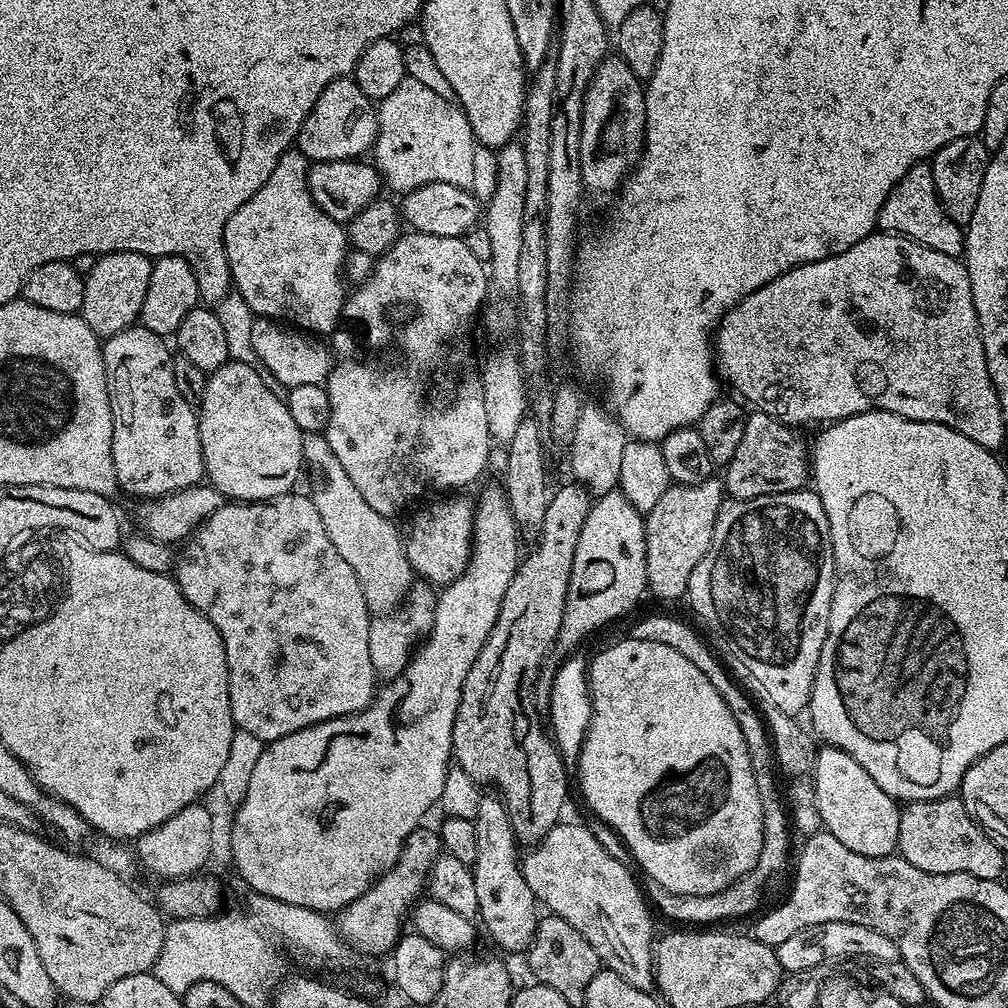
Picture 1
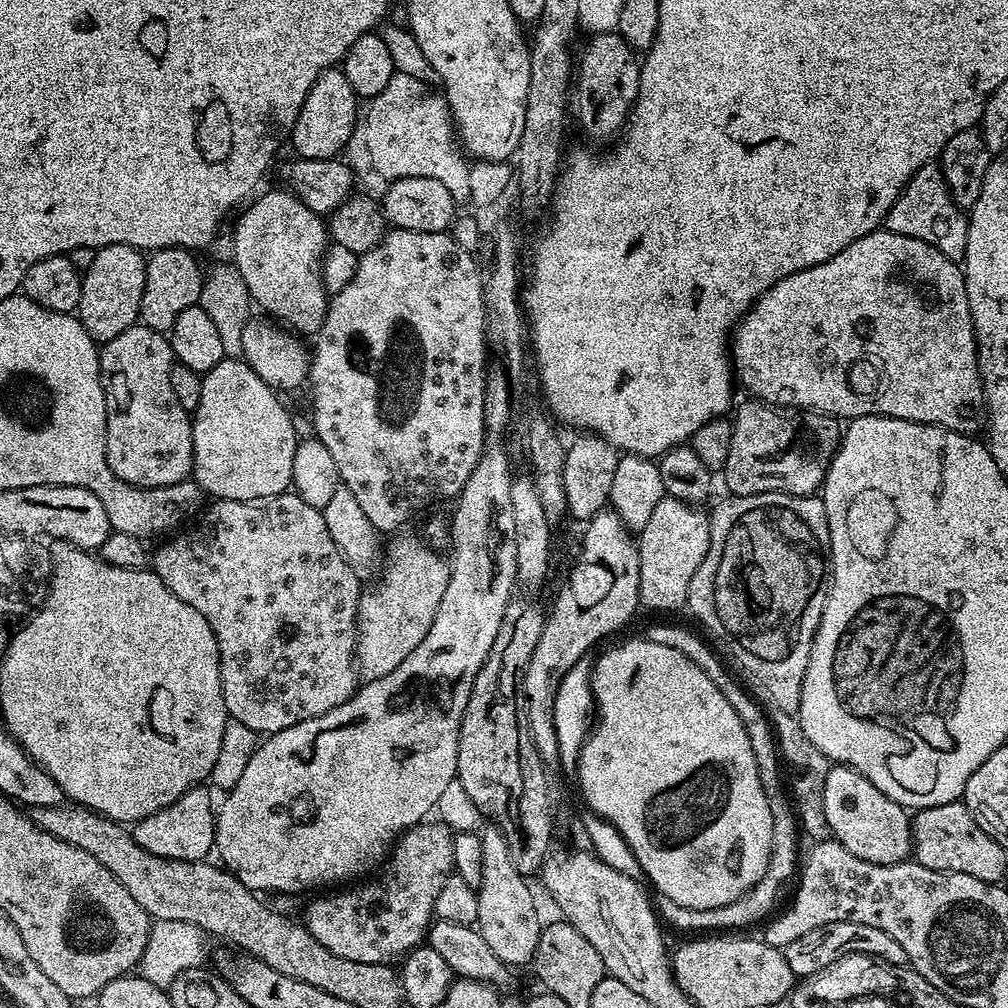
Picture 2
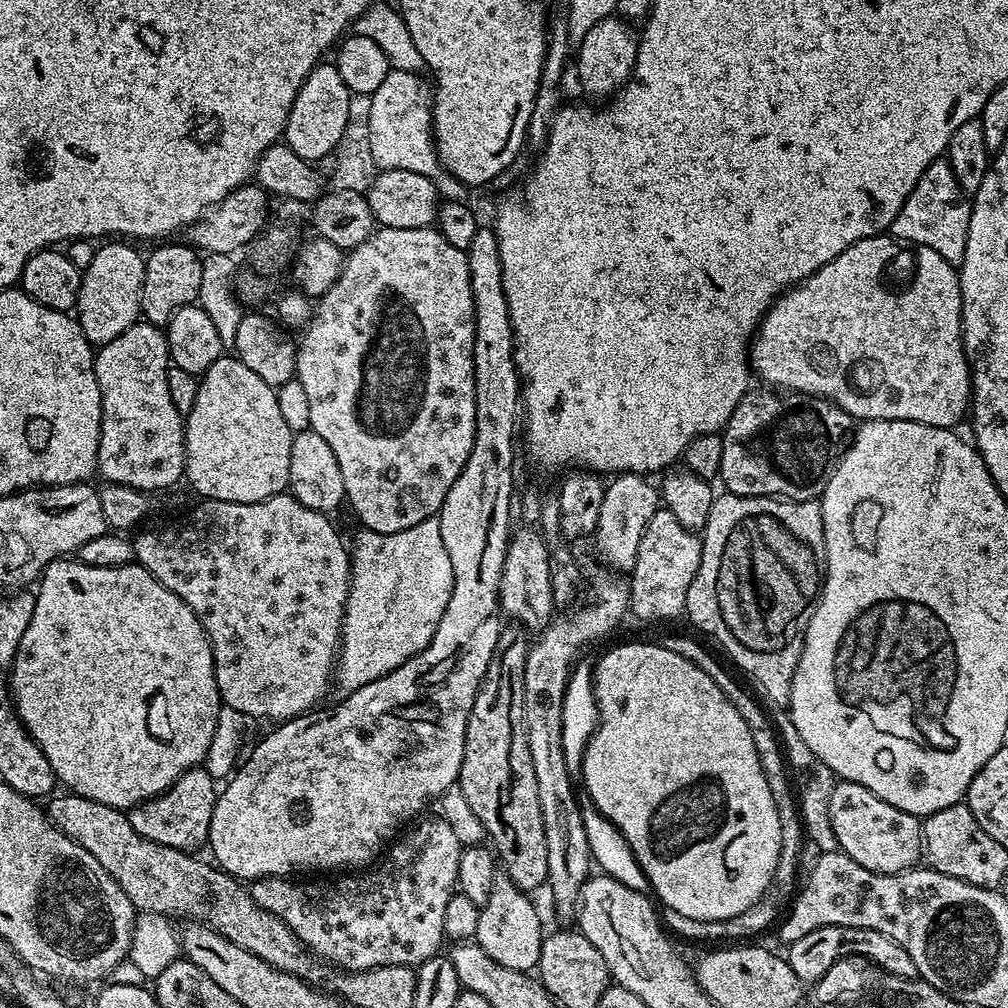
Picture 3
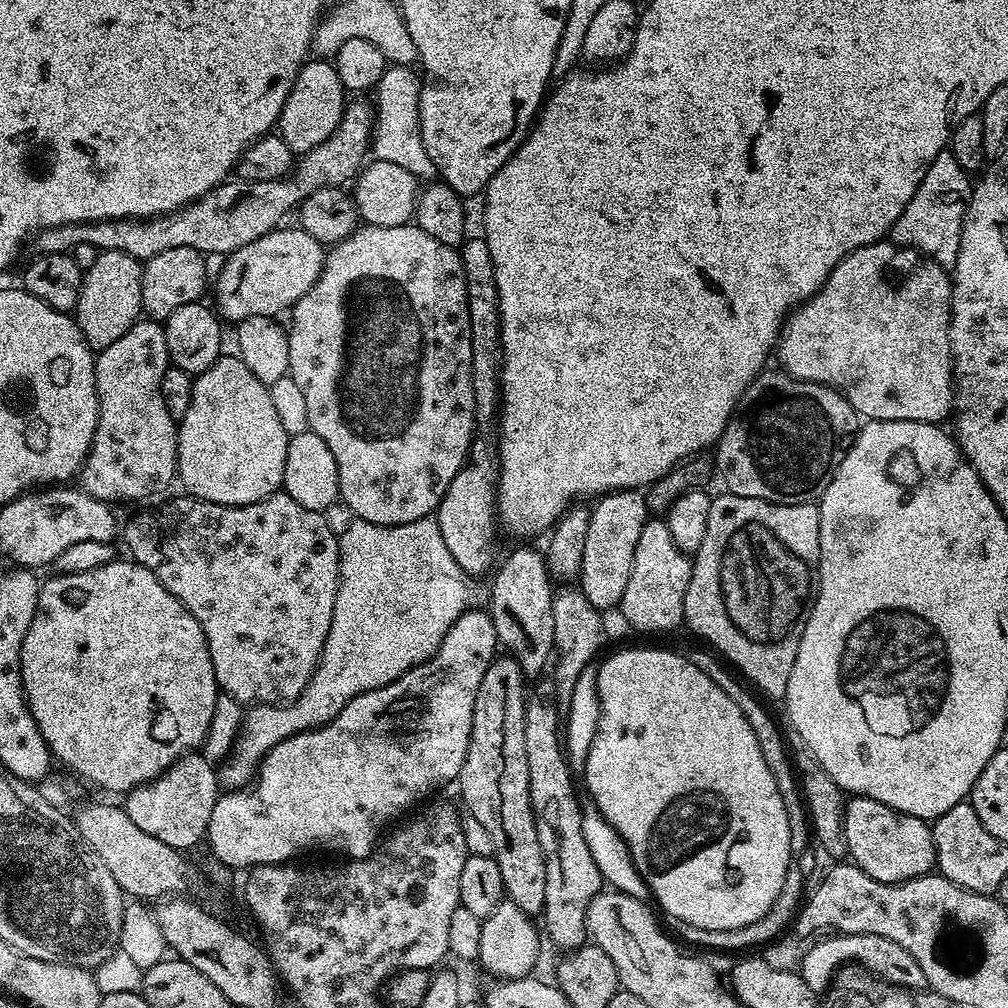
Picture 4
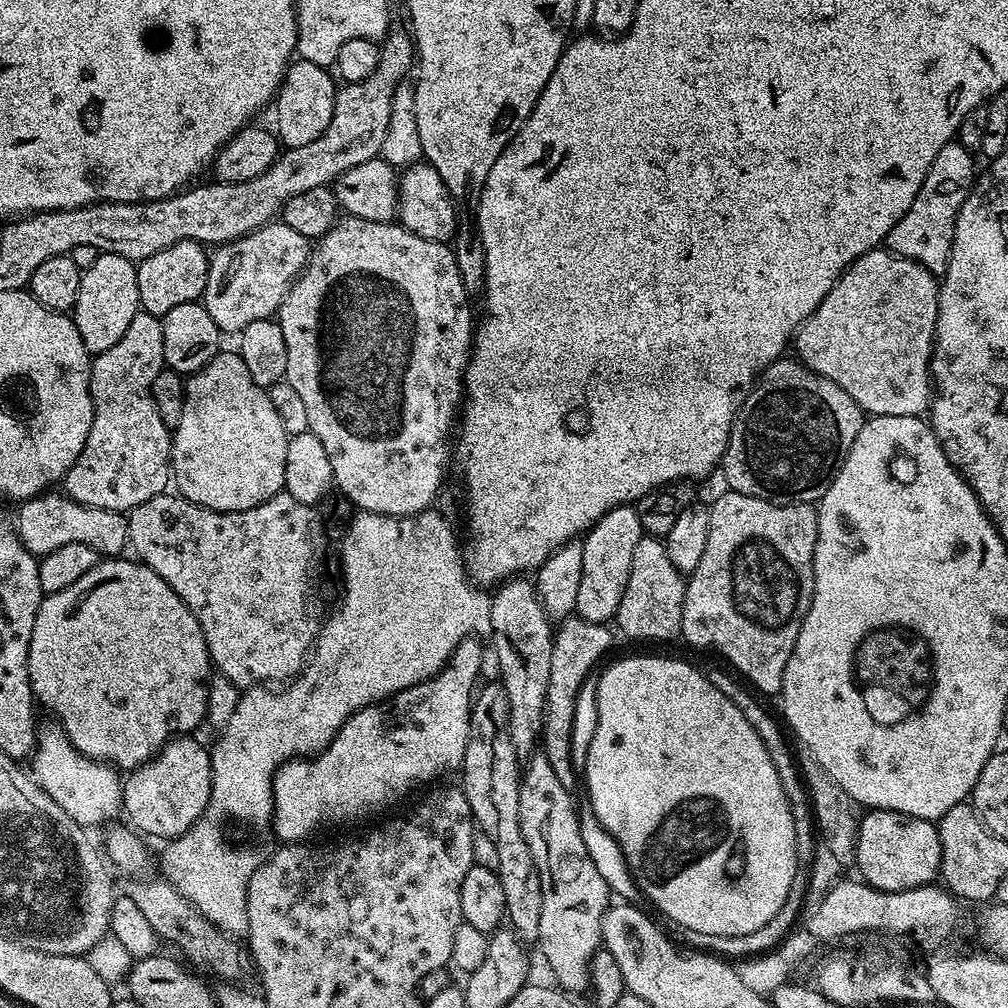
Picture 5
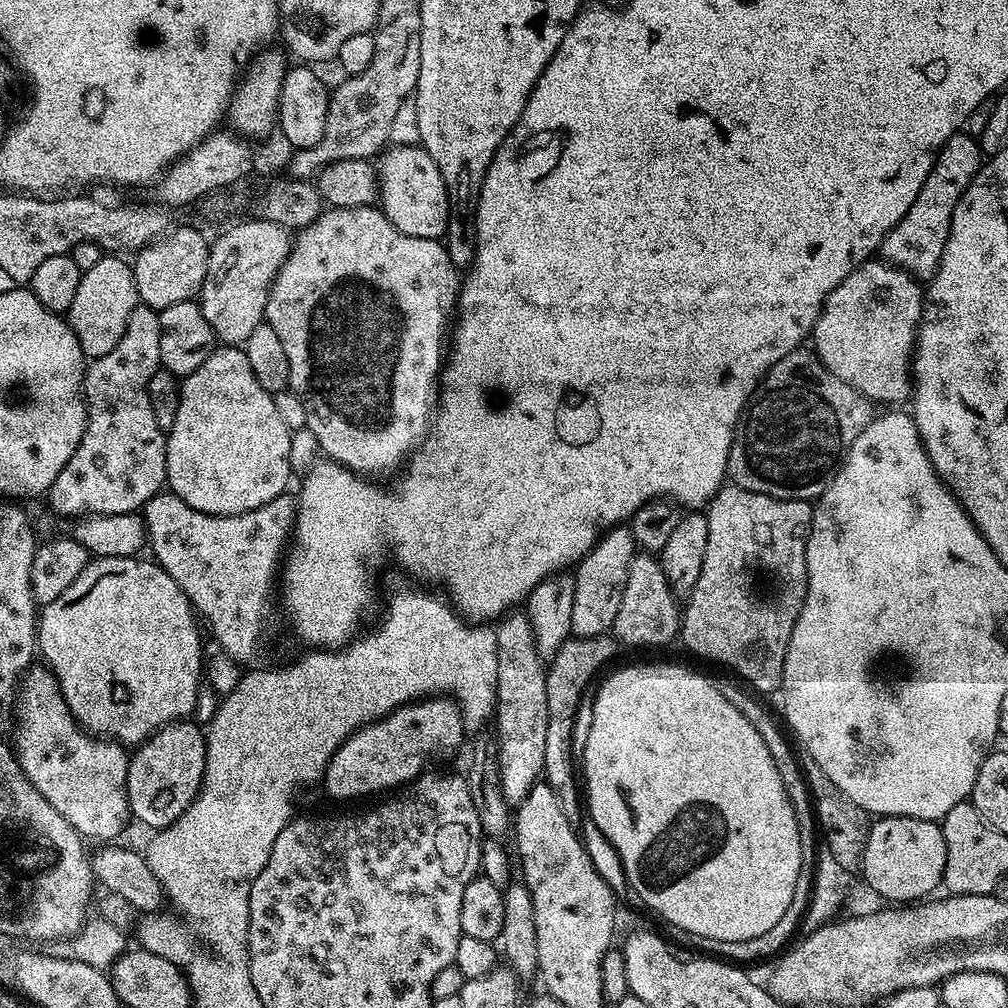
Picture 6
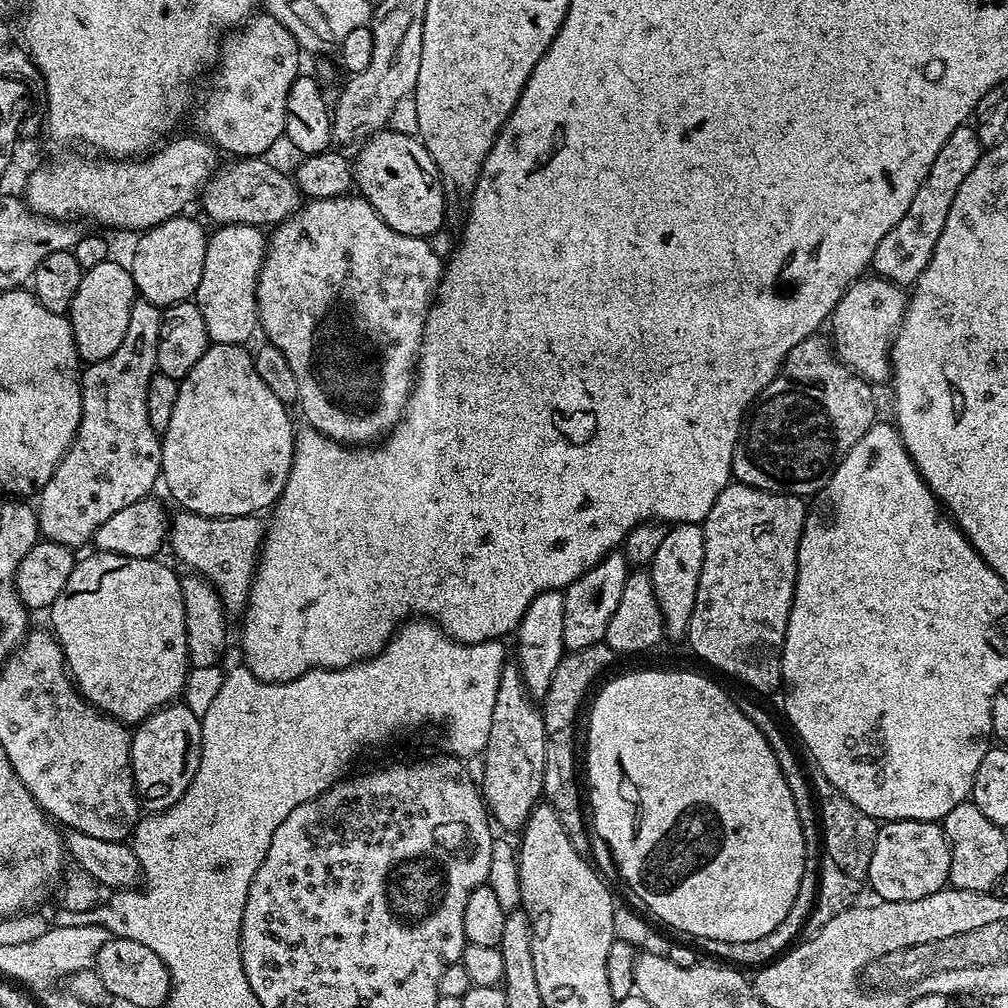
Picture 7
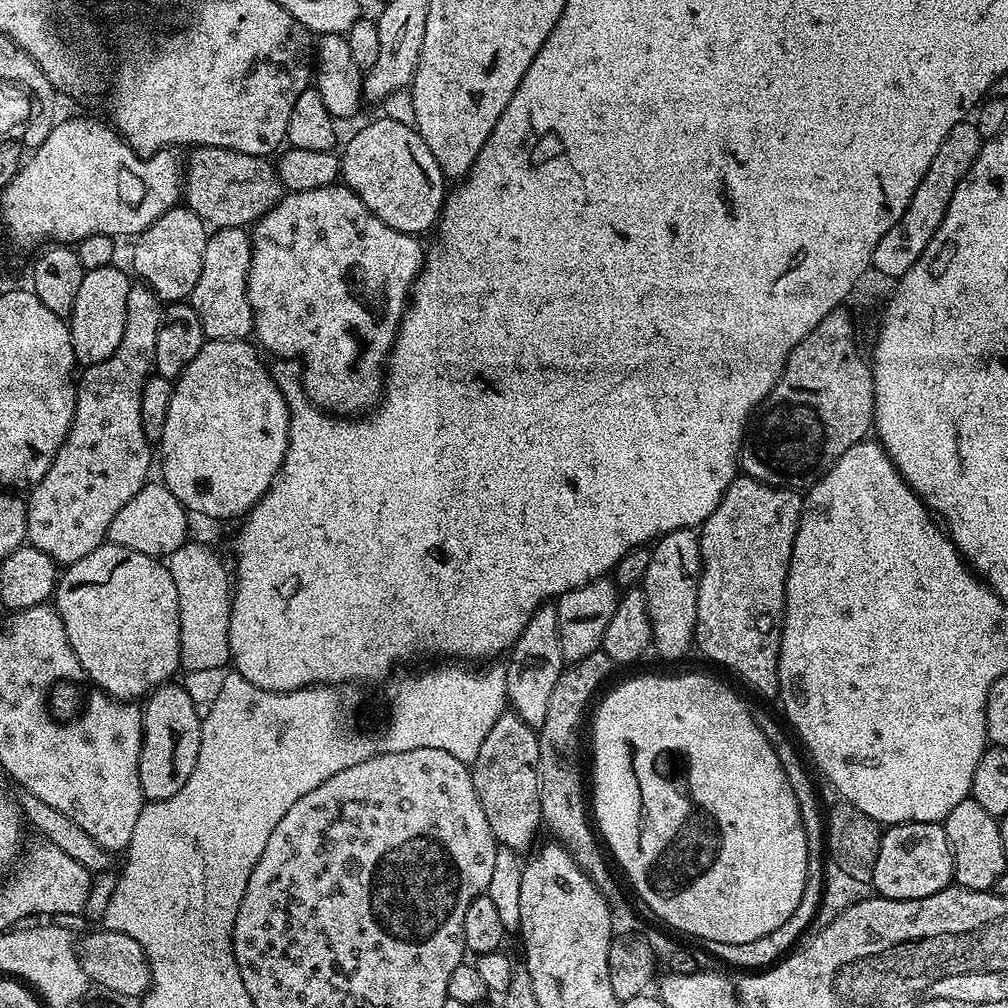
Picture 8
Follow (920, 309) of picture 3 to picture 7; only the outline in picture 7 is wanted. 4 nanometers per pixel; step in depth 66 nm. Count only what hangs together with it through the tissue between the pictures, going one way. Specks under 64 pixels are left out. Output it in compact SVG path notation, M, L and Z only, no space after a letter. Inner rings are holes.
M875 274L855 280L830 317L830 343L836 357L869 384L879 386L883 380L885 383L892 374L892 337L900 328L907 308L906 292L901 285Z

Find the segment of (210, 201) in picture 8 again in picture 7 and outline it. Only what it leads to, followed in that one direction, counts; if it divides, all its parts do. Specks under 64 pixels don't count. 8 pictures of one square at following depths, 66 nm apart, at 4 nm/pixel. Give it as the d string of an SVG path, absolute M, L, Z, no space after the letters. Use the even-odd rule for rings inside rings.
M236 158L233 164L221 163L213 176L205 184L198 204L213 220L213 225L249 224L255 228L275 226L294 215L302 207L300 187L295 179L279 172L264 158Z

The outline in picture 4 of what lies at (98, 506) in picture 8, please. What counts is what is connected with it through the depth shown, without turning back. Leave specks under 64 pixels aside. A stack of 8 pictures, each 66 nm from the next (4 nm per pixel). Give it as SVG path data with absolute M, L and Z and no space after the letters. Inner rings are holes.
M141 318L136 321L118 342L110 342L110 346L99 349L95 357L96 362L96 397L98 398L98 426L92 439L92 445L88 451L88 456L84 459L84 467L78 473L78 484L83 491L90 493L94 498L105 502L112 500L144 500L147 496L156 496L159 492L164 492L171 486L172 480L177 479L176 459L178 458L178 421L166 410L166 401L162 398L162 374L170 366L168 351L166 350L166 334L164 333L163 323L157 322L151 318Z

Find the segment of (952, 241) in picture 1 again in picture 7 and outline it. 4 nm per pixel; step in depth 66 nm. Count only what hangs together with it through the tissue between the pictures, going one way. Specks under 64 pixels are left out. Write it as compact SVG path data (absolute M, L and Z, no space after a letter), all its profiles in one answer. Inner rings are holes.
M966 123L942 145L938 150L938 158L934 158L934 166L930 166L930 174L926 174L926 182L918 186L918 194L914 194L914 202L906 214L902 214L902 222L878 242L878 250L874 250L870 268L877 276L901 286L915 285L916 280L926 270L930 258L934 254L934 246L938 246L938 238L942 234L942 226L946 226L946 217L950 214L950 206L954 202L954 194L958 194L958 186L970 175L970 170L978 166L978 158L982 154L978 134L971 123Z

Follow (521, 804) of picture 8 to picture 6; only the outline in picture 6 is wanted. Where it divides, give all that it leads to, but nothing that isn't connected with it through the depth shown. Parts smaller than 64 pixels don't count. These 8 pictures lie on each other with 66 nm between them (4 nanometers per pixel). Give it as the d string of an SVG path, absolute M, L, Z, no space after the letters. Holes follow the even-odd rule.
M513 610L495 625L498 642L496 741L500 789L509 805L521 804L541 779L546 754L546 660L534 642L534 630L523 611Z

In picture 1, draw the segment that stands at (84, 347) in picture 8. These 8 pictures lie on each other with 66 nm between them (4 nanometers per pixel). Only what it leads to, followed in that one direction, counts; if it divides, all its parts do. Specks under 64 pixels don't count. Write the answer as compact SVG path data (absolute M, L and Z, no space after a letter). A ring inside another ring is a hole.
M105 252L97 255L94 270L84 277L82 306L79 315L94 334L107 338L133 327L139 321L146 286L150 286L153 261L137 252Z

